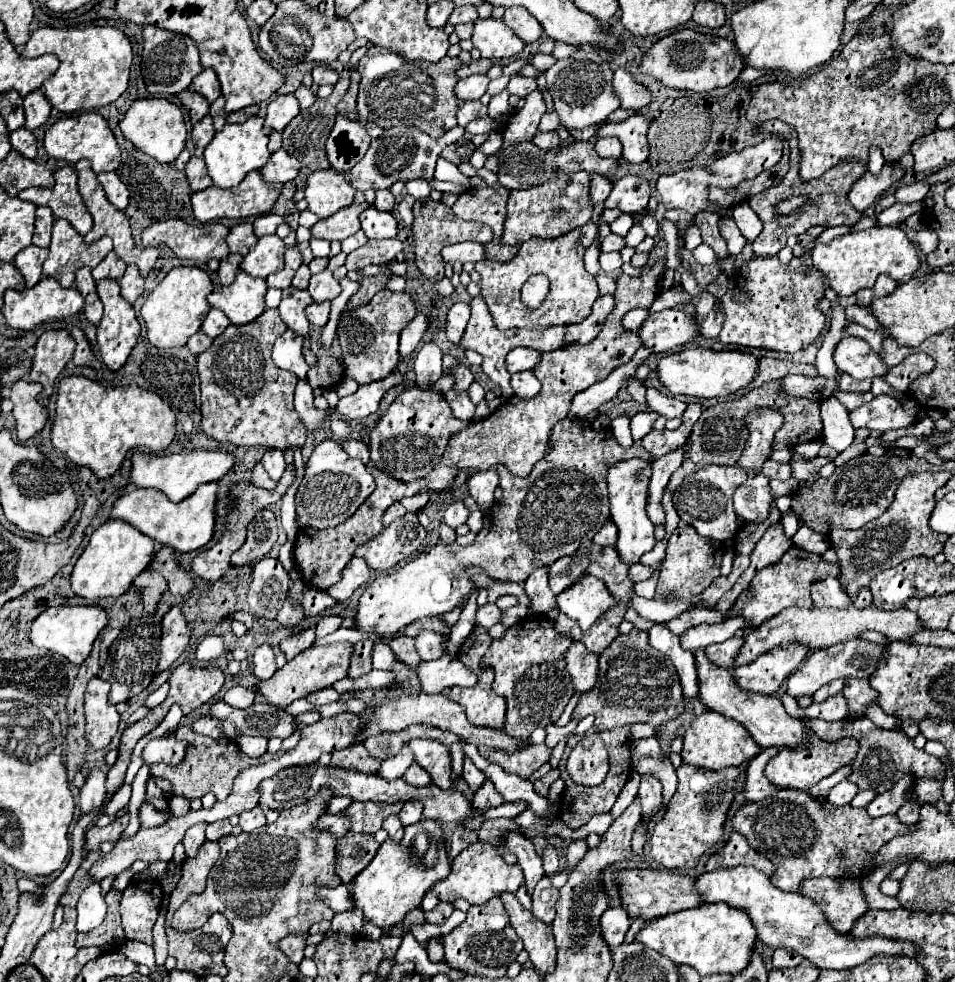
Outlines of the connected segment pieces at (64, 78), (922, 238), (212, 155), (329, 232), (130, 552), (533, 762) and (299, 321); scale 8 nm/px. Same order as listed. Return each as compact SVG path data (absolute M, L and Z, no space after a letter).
M87 26L87 28L37 28L29 42L23 46L23 58L41 54L55 54L59 58L57 72L41 86L51 106L59 112L87 112L115 102L127 88L131 68L131 42L113 26Z
M921 228L921 230L917 232L917 242L919 242L919 250L923 250L925 254L929 254L931 250L935 250L937 244L939 244L937 234L935 234L935 230L931 230L931 228Z
M261 116L249 118L245 124L225 124L223 130L215 134L215 138L207 144L207 148L203 152L207 172L213 180L213 184L219 188L233 188L245 178L247 172L263 168L271 156L267 150L267 142L269 142L269 138L263 132Z
M353 202L351 206L345 206L335 216L319 220L311 228L311 236L313 238L325 238L329 242L345 240L347 236L351 236L359 230L359 214L363 208L367 208L367 202L363 202L363 204Z
M109 520L91 534L89 544L75 562L71 572L71 590L87 600L121 596L131 586L133 578L149 566L153 552L155 542L151 538L123 520Z
M531 744L521 752L507 754L503 750L493 750L487 746L479 746L479 752L483 758L487 758L491 764L501 766L509 774L517 774L521 778L531 778L533 772L541 768L551 758L551 750L545 744Z
M285 288L283 290L283 300L279 304L279 312L281 312L281 318L283 322L295 330L297 334L301 334L303 337L302 354L304 355L311 349L311 341L309 336L309 322L305 318L305 308L311 304L311 296L307 290L299 290L299 288Z

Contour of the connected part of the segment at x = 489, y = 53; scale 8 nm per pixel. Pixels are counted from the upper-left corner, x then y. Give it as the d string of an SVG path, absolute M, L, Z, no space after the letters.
M477 18L473 22L473 46L481 52L481 58L511 58L523 50L523 42L501 18Z

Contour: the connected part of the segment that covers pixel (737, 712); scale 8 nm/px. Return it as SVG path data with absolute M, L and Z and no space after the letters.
M697 650L695 662L697 662L697 674L699 674L699 700L709 710L715 710L727 718L741 722L763 750L767 750L767 748L777 748L777 750L807 748L809 734L805 732L803 720L791 718L777 696L763 696L763 694L739 690L733 682L731 672L709 662L703 650Z

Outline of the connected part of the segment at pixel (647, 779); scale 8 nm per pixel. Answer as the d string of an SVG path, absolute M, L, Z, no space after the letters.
M641 776L641 788L639 788L639 798L641 798L641 810L643 816L655 816L661 810L663 794L661 794L661 782L655 776Z

